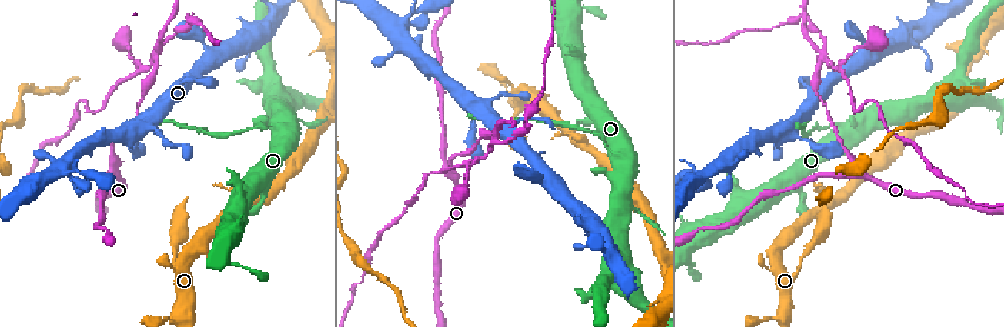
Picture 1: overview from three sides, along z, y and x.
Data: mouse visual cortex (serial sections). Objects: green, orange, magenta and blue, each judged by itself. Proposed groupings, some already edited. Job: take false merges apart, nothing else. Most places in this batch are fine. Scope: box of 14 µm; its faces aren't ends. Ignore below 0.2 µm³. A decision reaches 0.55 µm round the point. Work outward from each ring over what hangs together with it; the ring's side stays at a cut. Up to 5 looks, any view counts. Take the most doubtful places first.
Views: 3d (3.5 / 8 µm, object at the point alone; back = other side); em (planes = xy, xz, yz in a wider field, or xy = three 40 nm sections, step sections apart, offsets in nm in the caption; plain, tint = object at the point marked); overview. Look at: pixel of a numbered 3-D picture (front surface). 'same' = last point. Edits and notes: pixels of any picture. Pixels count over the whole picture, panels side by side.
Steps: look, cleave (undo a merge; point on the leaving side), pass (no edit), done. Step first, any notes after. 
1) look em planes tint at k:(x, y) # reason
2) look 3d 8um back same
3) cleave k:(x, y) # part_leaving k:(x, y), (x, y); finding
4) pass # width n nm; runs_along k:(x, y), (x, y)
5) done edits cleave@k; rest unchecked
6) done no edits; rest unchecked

look 3d 3.5um at 1:(113, 170) # three-way junction

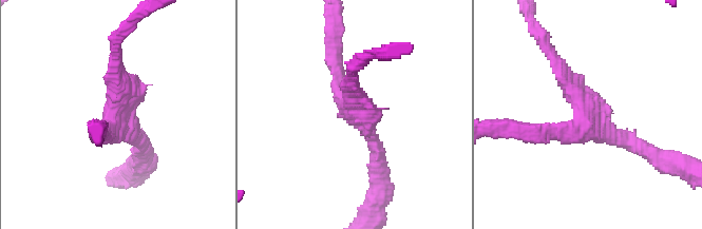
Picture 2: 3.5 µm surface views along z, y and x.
look em xy step 3 tint at 2:(357, 118) # shape alone is not enough

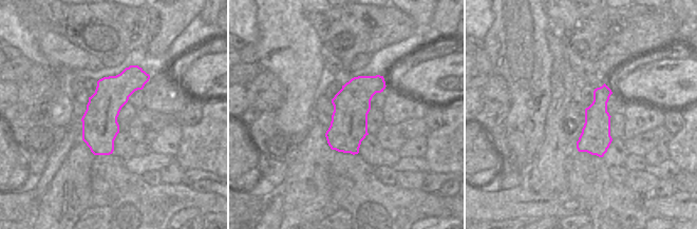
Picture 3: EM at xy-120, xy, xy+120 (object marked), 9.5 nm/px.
pass # arms 3; runs_along 3:(135, 68), (104, 106), (96, 152); continuous, no second cell

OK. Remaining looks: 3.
look 3d 3.5um back at 1:(156, 62)

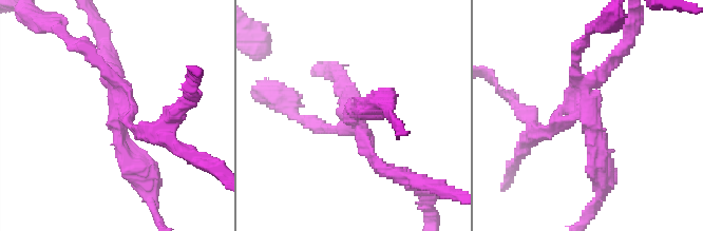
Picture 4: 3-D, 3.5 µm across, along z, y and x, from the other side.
look em xy step 2 tint at 4:(590, 110) # arms 4; arm_widths 150, 150, 200, 300 nm; need the tissue

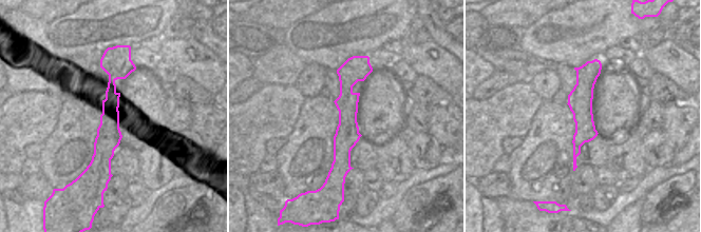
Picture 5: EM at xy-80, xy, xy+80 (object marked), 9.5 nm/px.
look em xy step 3 tint same # cut it another way

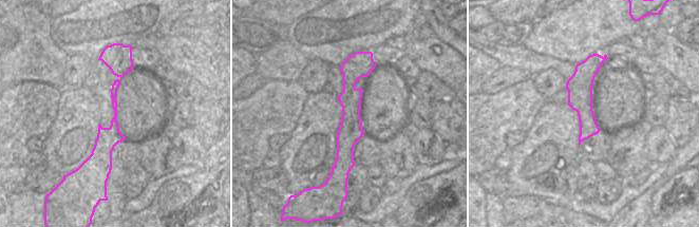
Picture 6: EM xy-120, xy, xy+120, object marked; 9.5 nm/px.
cleave 4:(314, 126) # part_leaving 4:(359, 124), (368, 157), (417, 181); a second cell is stuck on

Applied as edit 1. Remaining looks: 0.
done edits cleave@4; rest unchecked

